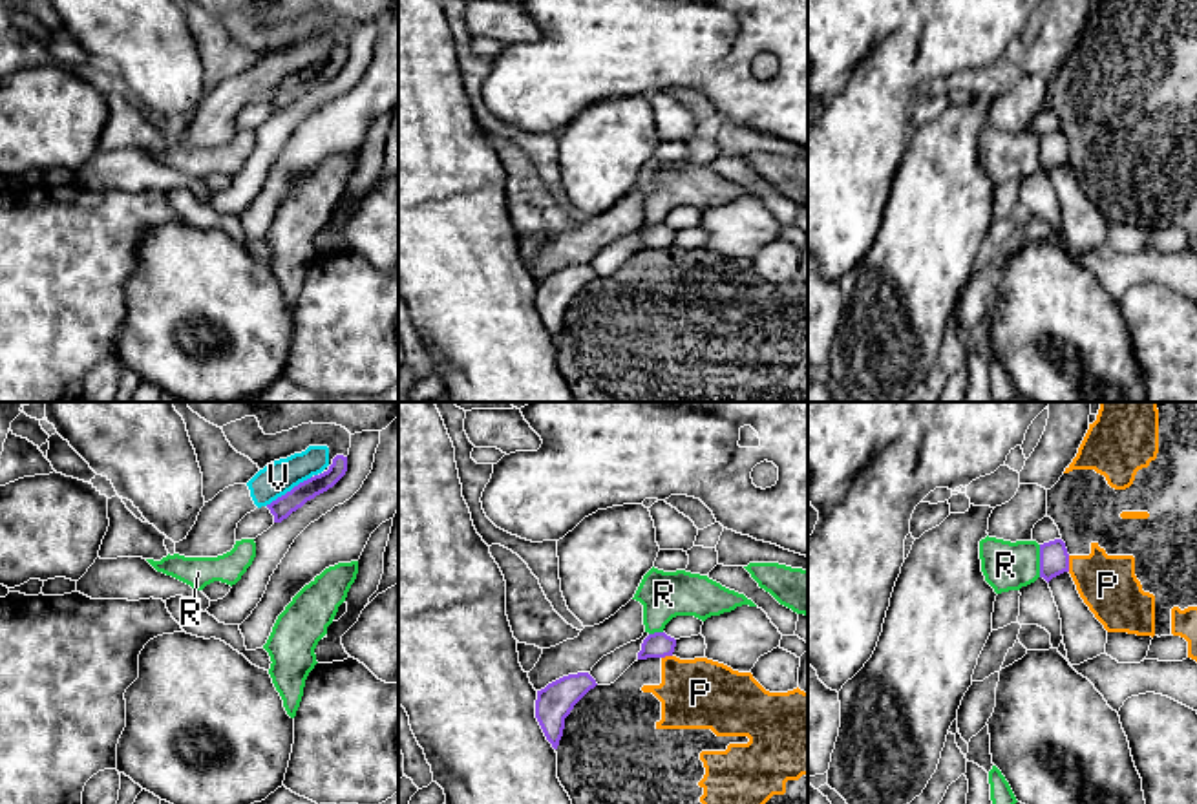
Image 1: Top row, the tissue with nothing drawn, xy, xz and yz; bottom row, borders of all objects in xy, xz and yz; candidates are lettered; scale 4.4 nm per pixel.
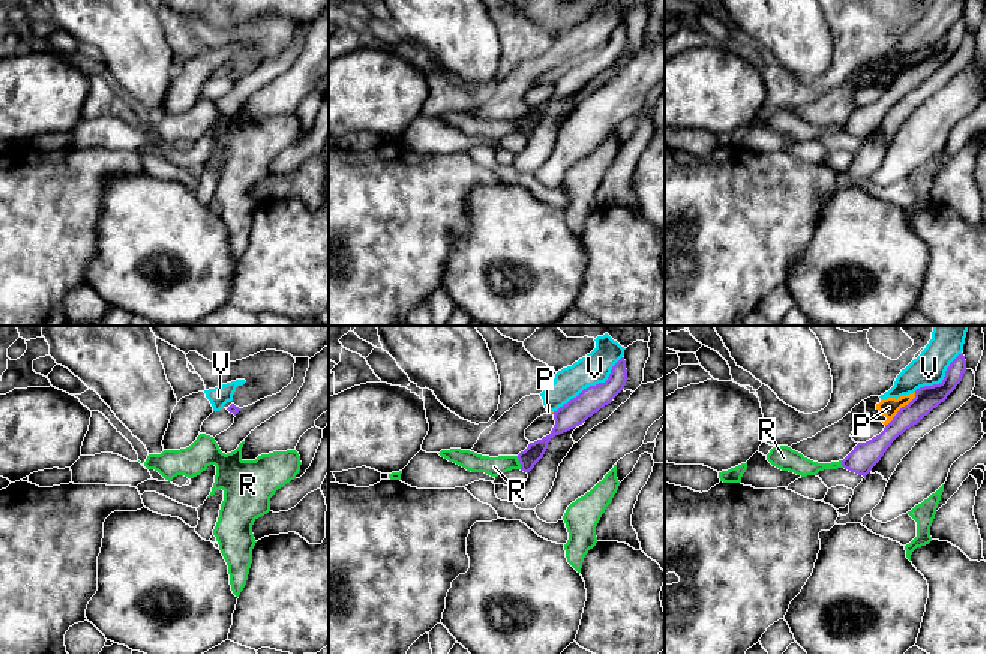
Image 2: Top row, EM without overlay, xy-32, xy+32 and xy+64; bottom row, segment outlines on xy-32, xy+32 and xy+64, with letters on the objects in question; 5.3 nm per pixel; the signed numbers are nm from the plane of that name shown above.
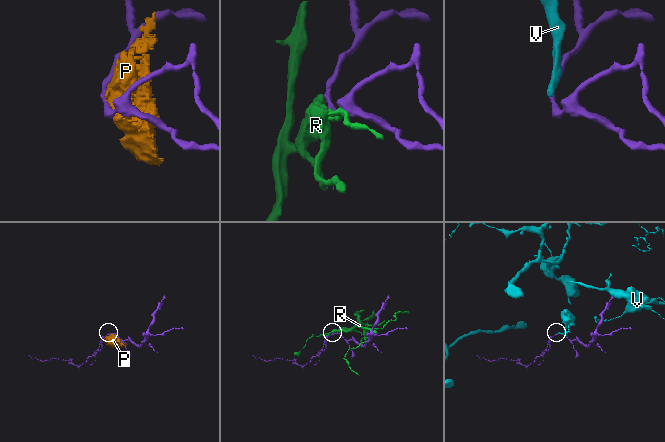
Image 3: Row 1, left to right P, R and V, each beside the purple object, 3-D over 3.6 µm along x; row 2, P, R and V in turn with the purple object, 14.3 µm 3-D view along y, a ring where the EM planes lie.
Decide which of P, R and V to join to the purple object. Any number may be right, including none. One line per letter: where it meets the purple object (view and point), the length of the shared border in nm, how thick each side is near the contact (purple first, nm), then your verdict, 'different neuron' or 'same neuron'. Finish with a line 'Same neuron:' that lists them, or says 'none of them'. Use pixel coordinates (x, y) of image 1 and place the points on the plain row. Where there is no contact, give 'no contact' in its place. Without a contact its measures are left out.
P: contact yz (1068, 154); length 70 nm; calibres 130 and 260 nm; different neuron
R: contact yz (1040, 152); length 140 nm; calibres 130 and 220 nm; different neuron
V: contact xy (287, 83); length 240 nm; calibres 90 and 150 nm; different neuron
Same neuron: none of them

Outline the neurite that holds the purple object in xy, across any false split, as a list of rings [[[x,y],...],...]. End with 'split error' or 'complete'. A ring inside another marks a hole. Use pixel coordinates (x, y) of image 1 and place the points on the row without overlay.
[[[336,46],[327,62],[300,73],[291,82],[267,95],[267,99],[274,106],[274,113],[281,113],[307,91],[333,79],[345,66],[345,62],[347,48]]]; complete

